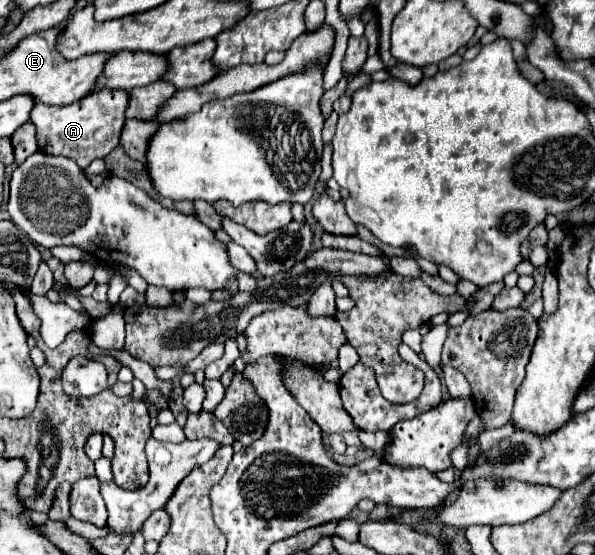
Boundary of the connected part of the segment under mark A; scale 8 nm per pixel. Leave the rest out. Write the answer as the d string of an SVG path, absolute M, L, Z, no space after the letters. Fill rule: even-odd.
M95 89L81 101L71 105L35 105L31 111L31 121L37 129L39 149L51 155L65 155L77 161L79 167L87 167L93 159L109 155L119 145L119 135L123 127L123 113L127 109L127 91Z

